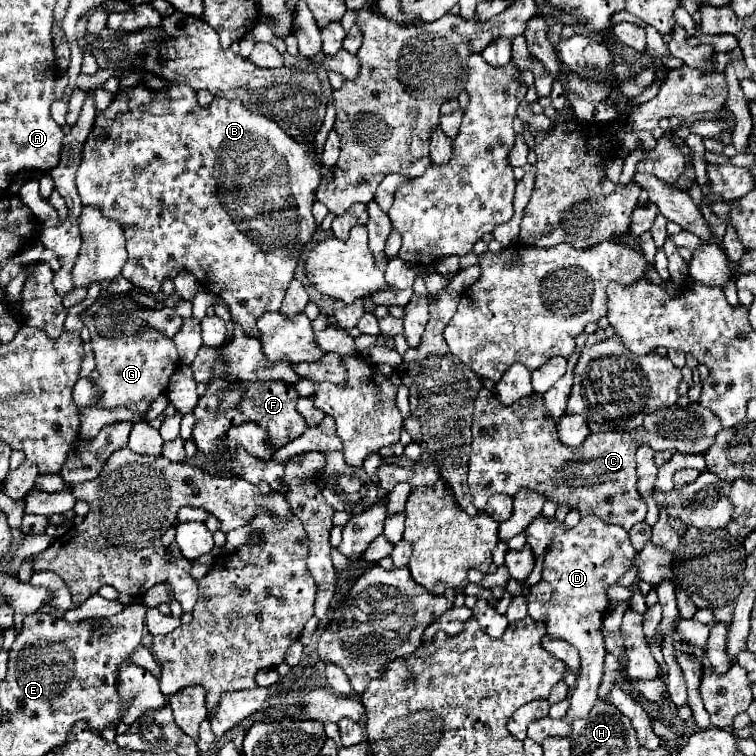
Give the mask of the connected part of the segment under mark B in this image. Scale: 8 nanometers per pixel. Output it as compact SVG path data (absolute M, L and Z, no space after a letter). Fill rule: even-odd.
M136 85L114 99L104 111L96 113L94 126L84 142L82 161L76 175L76 189L82 199L84 207L96 207L102 211L104 217L114 219L120 223L124 237L126 237L126 251L128 259L122 267L122 275L134 283L140 285L148 293L158 293L164 279L174 279L178 273L188 271L192 273L198 283L210 291L212 295L224 299L230 307L232 321L238 321L246 335L258 339L256 319L262 317L266 311L278 311L282 305L282 297L286 295L286 289L290 281L294 279L294 269L298 265L300 255L304 253L304 247L310 243L316 223L312 217L312 205L314 205L314 189L320 185L320 167L314 165L314 147L300 145L292 137L288 137L278 123L274 123L270 117L264 117L260 113L252 113L242 105L238 99L222 99L214 97L214 101L208 107L200 107L196 101L196 91L192 91L188 85L180 85L180 97L170 99L166 95L152 95L152 101L148 99L150 93L156 93L154 89L146 85ZM262 207L284 207L280 211L262 213Z

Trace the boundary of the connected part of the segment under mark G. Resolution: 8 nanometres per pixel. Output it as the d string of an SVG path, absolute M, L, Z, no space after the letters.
M84 317L84 325L92 335L92 349L96 355L96 369L92 371L94 385L102 387L102 399L96 407L114 409L128 403L136 403L140 399L158 399L166 393L170 375L178 367L178 351L172 339L154 333L154 329L146 329L146 333L136 333L134 337L120 337L118 341L106 341L106 337L98 337L94 333L94 325L90 325L90 317Z

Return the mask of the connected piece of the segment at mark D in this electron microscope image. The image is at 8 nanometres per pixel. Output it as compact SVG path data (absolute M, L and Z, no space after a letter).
M542 515L526 529L528 545L534 555L544 555L542 581L530 587L528 615L534 621L542 621L546 631L570 641L580 651L580 673L576 687L570 691L570 709L566 713L568 723L582 719L590 713L598 699L598 685L602 679L602 665L606 657L604 637L600 633L602 619L608 611L606 587L614 585L634 563L636 551L630 545L628 531L618 525L598 521L598 517L582 517L574 529L566 529L556 519L546 521Z

